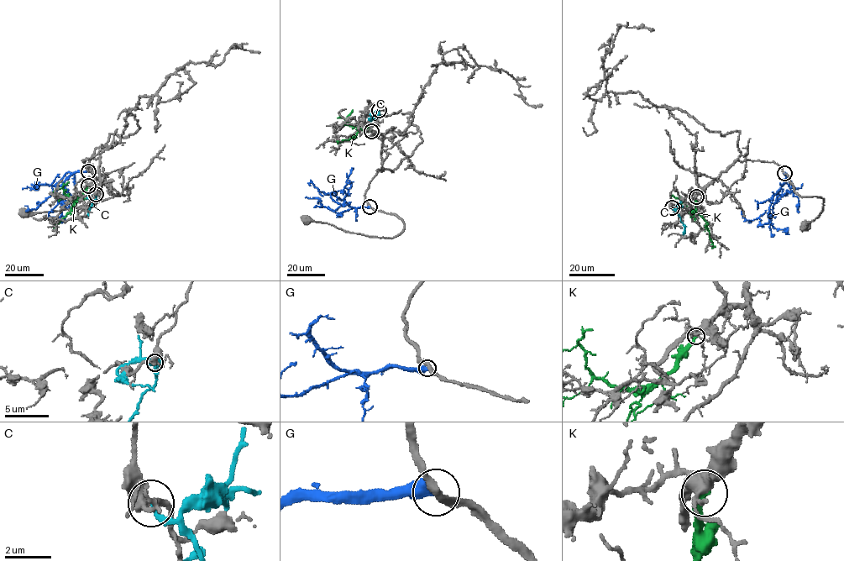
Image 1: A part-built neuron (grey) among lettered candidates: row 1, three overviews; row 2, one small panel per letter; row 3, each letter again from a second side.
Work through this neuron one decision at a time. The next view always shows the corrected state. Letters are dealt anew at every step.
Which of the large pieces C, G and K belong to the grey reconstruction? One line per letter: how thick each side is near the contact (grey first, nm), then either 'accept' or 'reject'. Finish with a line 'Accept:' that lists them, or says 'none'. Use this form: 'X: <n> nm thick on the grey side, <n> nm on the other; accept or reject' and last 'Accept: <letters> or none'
C: 360 nm thick on the grey side, 240 nm on the other; reject
G: 320 nm thick on the grey side, 550 nm on the other; reject
K: 400 nm thick on the grey side, 260 nm on the other; reject
Accept: none

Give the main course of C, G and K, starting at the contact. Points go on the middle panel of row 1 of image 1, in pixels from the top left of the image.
C: (379, 110), (371, 119), (368, 118)
G: (369, 207), (350, 207), (344, 200), (347, 195), (344, 191), (330, 193), (334, 201), (344, 207)
K: (371, 131), (360, 130), (353, 138), (343, 139), (338, 144)

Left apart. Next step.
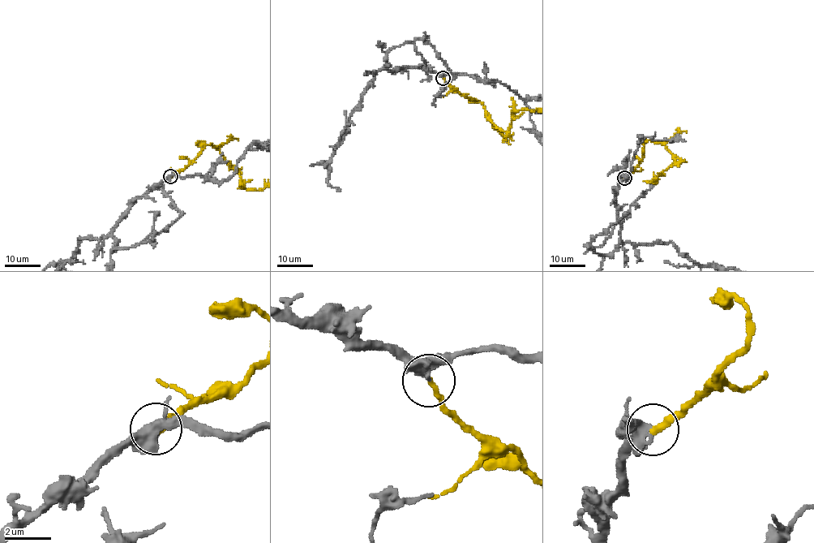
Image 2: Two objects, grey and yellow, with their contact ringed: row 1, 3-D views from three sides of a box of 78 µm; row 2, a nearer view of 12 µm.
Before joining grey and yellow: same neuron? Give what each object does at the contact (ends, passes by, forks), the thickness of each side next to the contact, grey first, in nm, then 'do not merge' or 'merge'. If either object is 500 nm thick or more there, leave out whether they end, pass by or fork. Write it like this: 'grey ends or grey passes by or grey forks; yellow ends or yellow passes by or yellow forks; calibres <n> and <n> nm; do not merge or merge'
grey passes by; yellow ends; calibres 400 and 280 nm; merge

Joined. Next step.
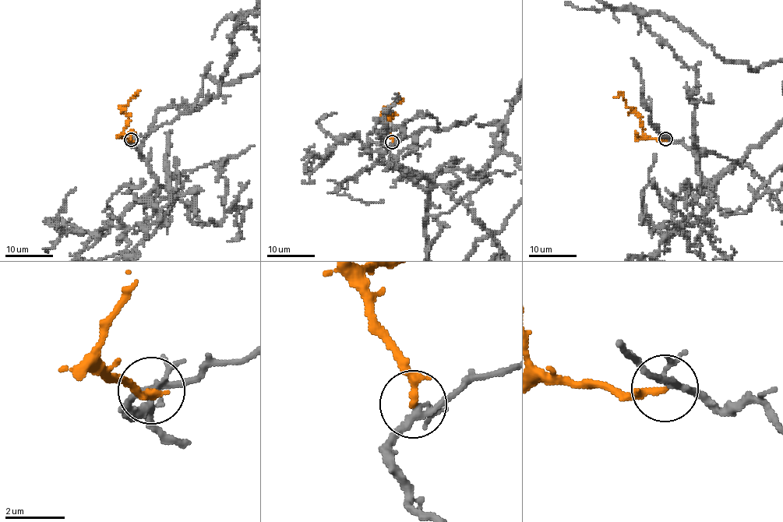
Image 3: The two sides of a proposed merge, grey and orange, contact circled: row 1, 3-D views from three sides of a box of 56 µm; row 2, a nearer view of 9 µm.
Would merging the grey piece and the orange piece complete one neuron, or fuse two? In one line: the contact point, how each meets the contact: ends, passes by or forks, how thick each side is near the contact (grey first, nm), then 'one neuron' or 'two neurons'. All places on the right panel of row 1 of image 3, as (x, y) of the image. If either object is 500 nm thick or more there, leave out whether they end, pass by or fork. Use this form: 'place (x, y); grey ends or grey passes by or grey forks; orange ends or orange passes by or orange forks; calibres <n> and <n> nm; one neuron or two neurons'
place (665, 139); grey forks; orange ends; calibres 170 and 260 nm; two neurons

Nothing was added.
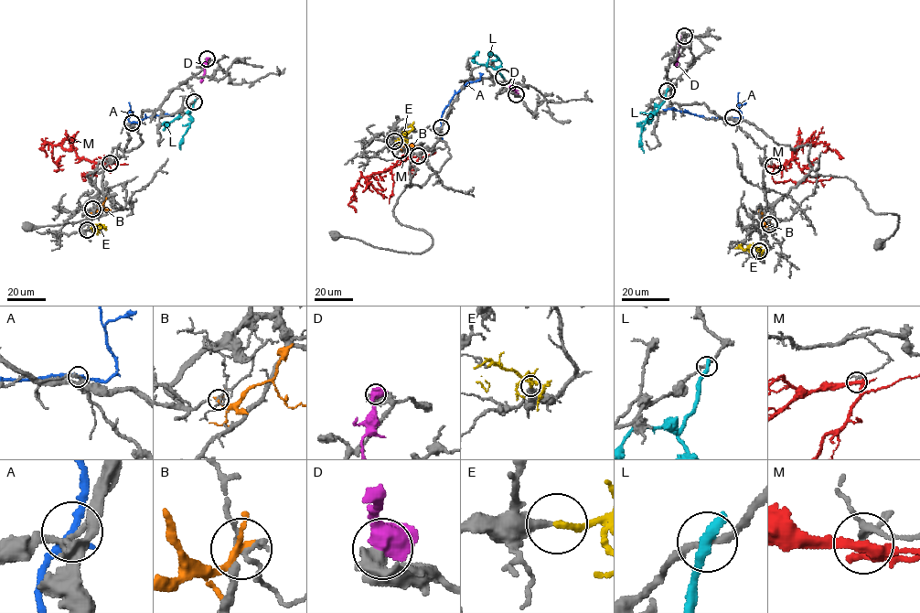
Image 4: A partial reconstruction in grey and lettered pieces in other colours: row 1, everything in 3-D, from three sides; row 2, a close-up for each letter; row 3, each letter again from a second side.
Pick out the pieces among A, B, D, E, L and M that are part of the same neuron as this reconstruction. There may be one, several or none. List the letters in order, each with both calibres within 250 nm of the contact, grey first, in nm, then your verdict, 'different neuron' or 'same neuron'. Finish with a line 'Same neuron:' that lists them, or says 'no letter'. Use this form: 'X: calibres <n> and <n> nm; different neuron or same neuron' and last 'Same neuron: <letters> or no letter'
A: calibres 200 and 190 nm; different neuron
B: calibres 170 and 200 nm; different neuron
D: calibres 500 and 550 nm; different neuron
E: calibres 280 and 200 nm; same neuron
L: calibres 200 and 420 nm; different neuron
M: calibres 130 and 260 nm; different neuron
Same neuron: E

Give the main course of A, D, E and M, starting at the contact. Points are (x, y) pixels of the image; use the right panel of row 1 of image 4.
A: (732, 118), (706, 118), (672, 108), (664, 111)
D: (683, 36), (676, 66)
E: (759, 251), (752, 245), (744, 250), (734, 249)
M: (773, 166), (779, 166), (788, 162), (793, 152), (801, 145), (824, 143), (829, 149), (836, 151), (839, 158)

